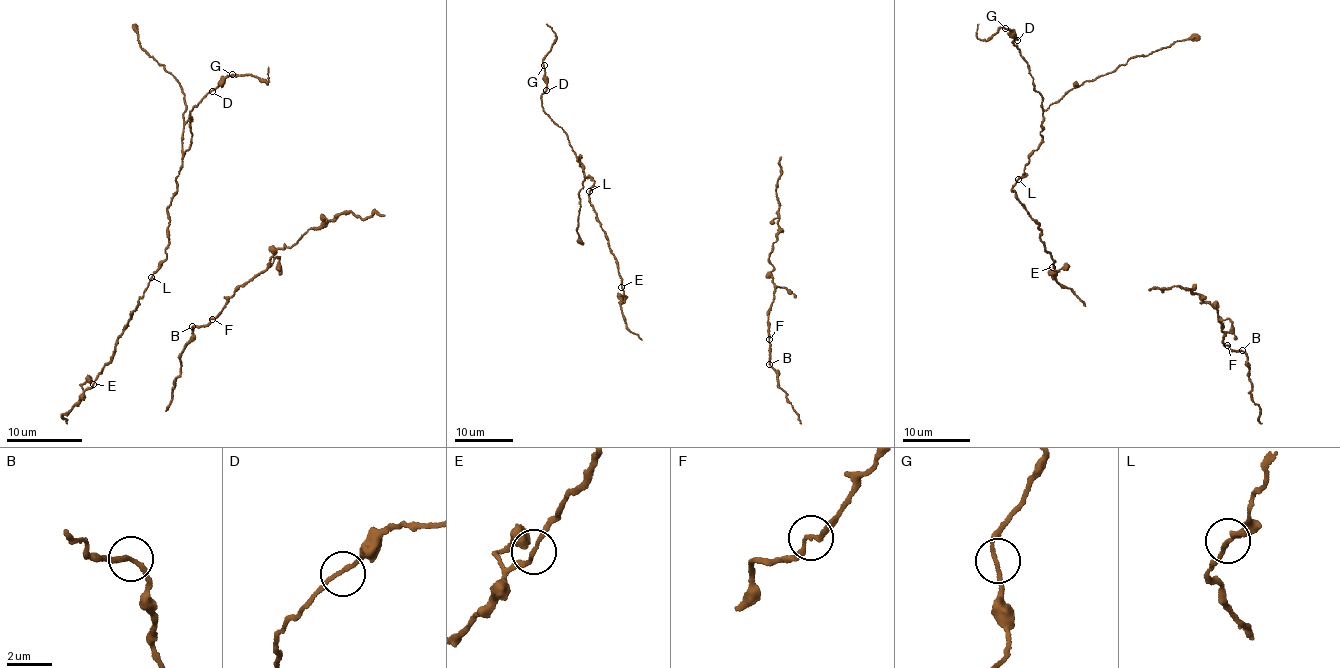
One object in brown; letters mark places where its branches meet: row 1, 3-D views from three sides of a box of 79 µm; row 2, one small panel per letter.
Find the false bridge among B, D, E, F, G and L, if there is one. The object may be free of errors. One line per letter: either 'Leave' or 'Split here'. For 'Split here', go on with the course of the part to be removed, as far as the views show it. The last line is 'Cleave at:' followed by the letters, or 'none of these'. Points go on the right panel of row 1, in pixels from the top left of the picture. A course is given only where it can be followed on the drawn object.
B: Leave
D: Leave
E: Leave
F: Leave
G: Leave
L: Leave
Cleave at: none of these

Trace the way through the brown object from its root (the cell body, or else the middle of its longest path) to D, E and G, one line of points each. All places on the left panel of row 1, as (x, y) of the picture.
D: (80, 399), (167, 259), (168, 205), (190, 147), (191, 109), (212, 91)
E: (80, 399), (93, 384)
G: (80, 399), (167, 259), (168, 205), (190, 147), (191, 109), (232, 74)

